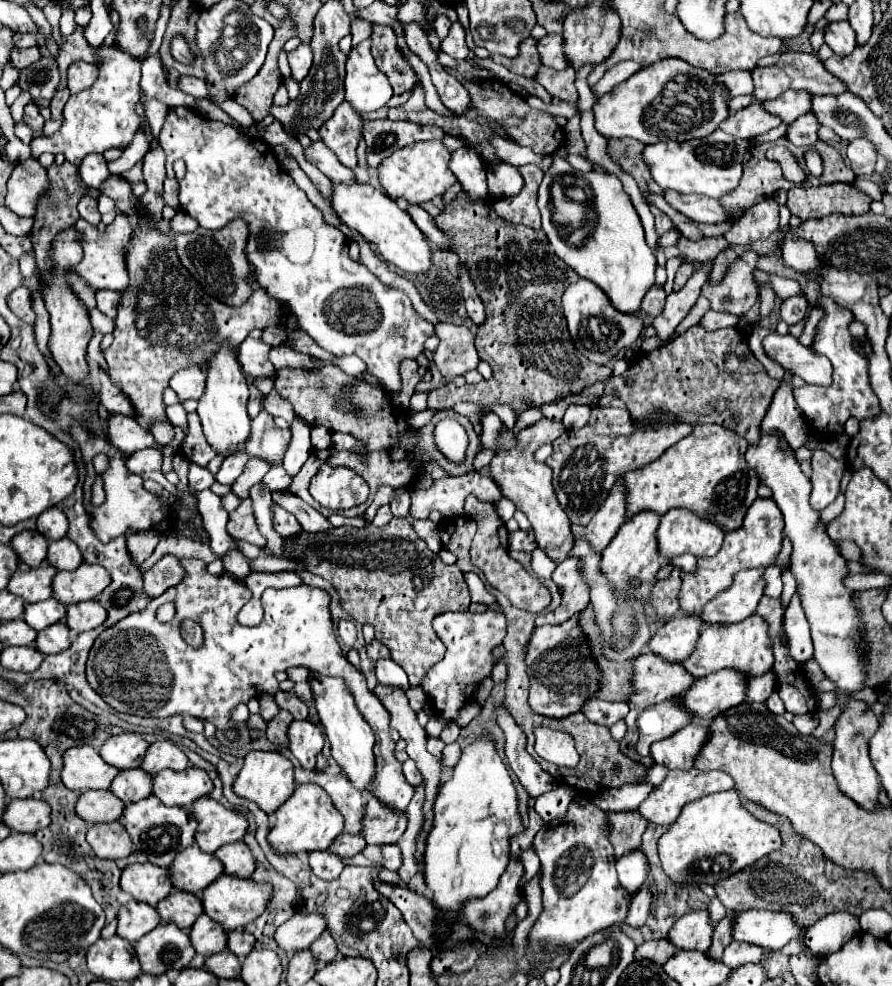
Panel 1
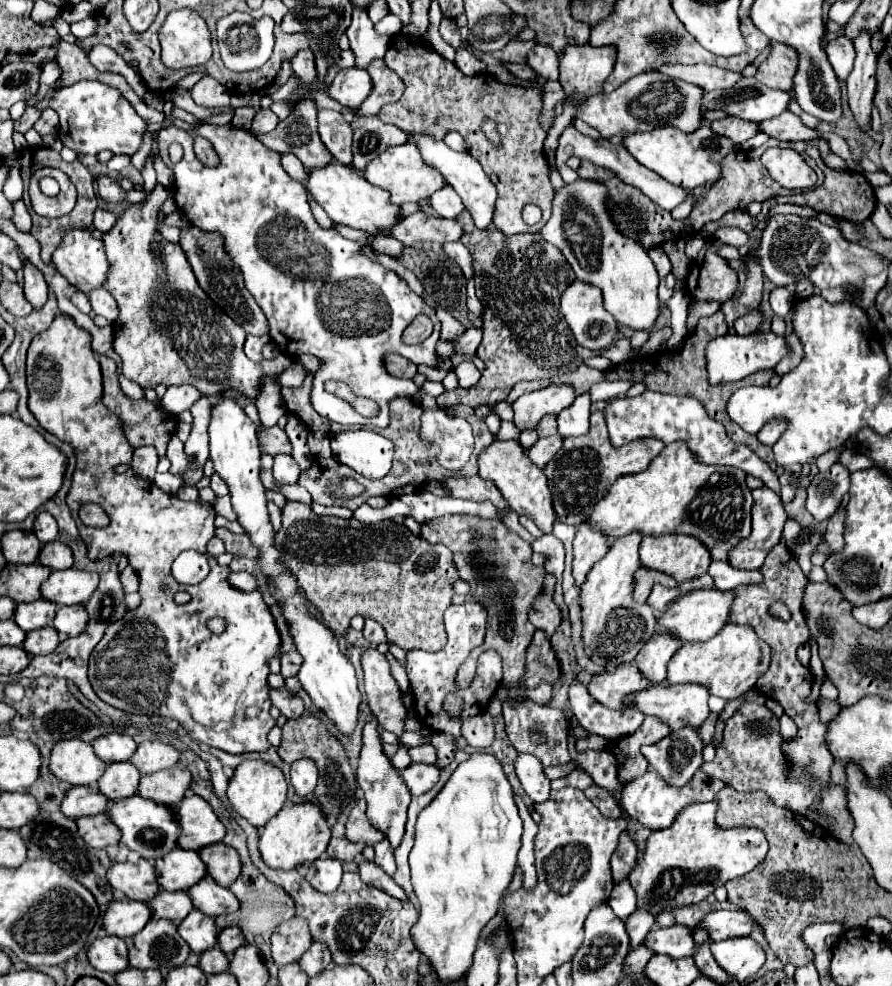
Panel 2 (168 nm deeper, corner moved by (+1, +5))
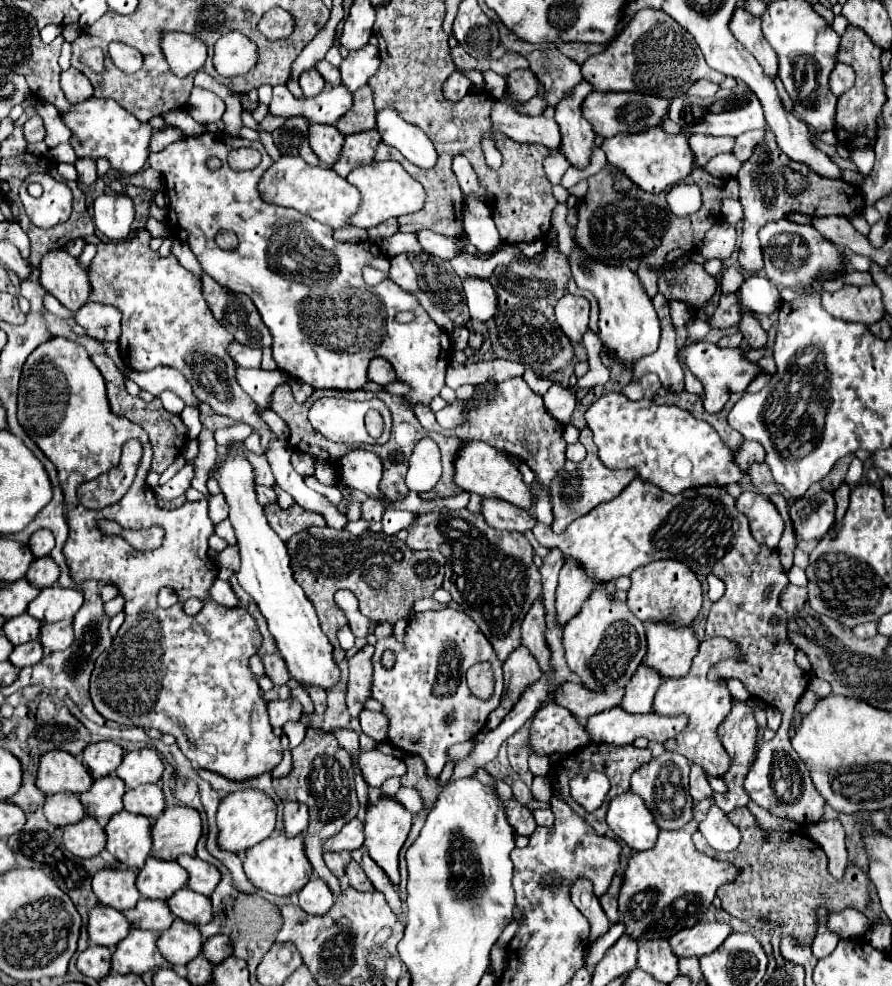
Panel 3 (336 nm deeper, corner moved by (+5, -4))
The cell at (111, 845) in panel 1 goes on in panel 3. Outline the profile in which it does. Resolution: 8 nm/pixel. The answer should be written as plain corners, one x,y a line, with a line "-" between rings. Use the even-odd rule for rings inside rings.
85,817
81,823
63,827
63,843
65,847
83,859
91,859
99,855
105,849
105,831
103,827
93,819

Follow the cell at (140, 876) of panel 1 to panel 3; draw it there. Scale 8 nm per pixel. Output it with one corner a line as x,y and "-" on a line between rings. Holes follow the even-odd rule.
103,869
93,877
93,891
103,905
127,911
141,899
135,879
137,875
131,869

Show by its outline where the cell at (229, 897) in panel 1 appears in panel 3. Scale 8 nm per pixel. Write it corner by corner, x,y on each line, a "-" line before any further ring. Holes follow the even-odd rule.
187,887
185,889
179,889
169,901
167,905
171,907
171,913
187,923
193,923
193,925
203,925
203,923
209,923
213,921
213,909
211,909
211,903
209,903
209,897
205,895
197,895
195,891
189,891

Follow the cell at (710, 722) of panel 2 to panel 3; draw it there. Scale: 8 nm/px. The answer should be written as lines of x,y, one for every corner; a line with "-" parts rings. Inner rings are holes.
713,637
705,639
699,645
699,653
693,659
693,665
685,677
671,677
661,683
661,687
655,693
655,703
653,709
663,715
677,715
685,713
689,717
689,725
685,731
681,731
677,737
669,739
665,743
665,749
673,749
681,755
687,755
691,763
701,765
707,773
713,777
723,777
723,773
729,769
729,755
725,755
725,749
721,747
719,735
717,735
717,725
725,719
731,710
731,691
727,689
727,681
709,681
709,671
725,659
737,659
741,657
741,649
737,647
735,641
725,639
725,637

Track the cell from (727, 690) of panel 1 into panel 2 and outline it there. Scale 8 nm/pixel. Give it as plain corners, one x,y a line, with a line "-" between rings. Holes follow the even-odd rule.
685,684
685,686
649,686
643,688
639,692
629,694
629,698
625,698
623,702
623,710
637,710
645,716
655,716
661,722
665,722
671,730
681,730
685,726
697,728
703,724
703,720
709,716
709,690
697,684

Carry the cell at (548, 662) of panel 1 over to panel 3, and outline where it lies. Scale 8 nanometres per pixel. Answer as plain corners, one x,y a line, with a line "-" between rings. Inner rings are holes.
523,645
517,647
517,651
513,651
513,655
509,655
509,659
503,663
503,673
505,673
505,691
499,707
489,715
487,721
489,729
499,727
503,717
513,709
513,705
523,695
523,691
543,677
531,651

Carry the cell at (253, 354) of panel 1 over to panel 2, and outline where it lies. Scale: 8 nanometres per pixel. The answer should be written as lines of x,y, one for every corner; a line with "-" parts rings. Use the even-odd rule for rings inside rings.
247,336
247,340
245,340
245,354
247,354
253,362
261,362
261,360
263,360
261,348
265,346
265,342
267,342
265,336

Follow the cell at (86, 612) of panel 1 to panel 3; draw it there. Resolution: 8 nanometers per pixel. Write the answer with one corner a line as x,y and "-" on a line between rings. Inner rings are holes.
57,621
57,623
45,623
41,627
39,641
49,651
63,651
67,649
75,639
73,625
69,621

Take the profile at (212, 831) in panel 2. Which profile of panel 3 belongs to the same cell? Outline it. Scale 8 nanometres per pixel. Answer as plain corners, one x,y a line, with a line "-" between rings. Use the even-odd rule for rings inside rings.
187,805
167,807
153,823
153,857
175,861
179,855
195,855
203,825
199,811

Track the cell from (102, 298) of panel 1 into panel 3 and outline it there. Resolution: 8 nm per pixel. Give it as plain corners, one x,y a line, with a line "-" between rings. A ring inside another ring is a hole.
95,301
85,303
77,313
75,321
87,329
87,335
99,341
117,341
121,333
121,311
111,305

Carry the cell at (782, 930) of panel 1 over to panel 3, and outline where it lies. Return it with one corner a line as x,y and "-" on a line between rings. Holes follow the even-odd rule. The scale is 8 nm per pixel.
701,921
689,929
681,929
671,937
671,947
675,955
707,955
715,951
729,935
733,933
731,925
721,921

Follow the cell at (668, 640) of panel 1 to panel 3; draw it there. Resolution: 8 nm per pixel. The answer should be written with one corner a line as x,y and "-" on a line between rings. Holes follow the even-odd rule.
641,663
625,687
625,697
621,707
629,713
649,713
653,709
653,697
663,677
653,667

